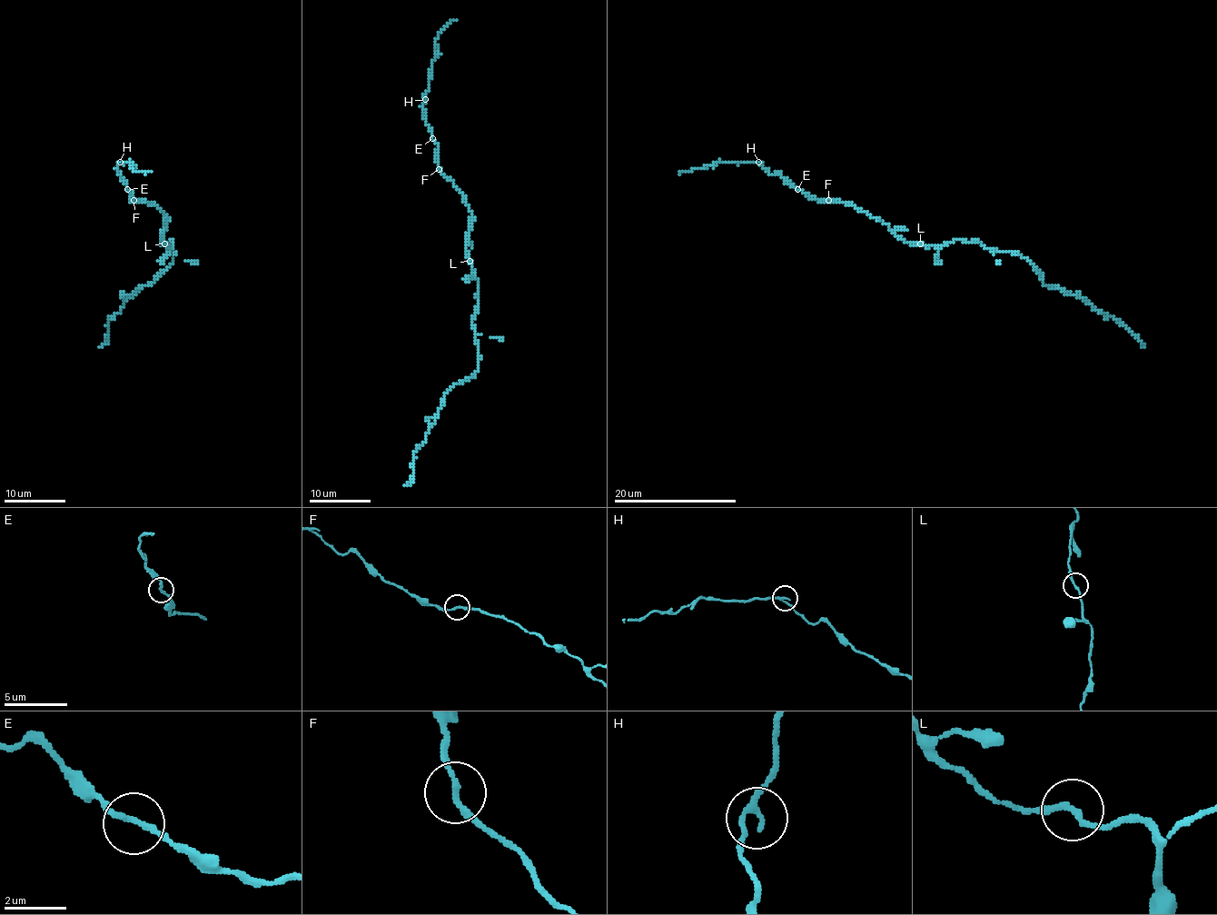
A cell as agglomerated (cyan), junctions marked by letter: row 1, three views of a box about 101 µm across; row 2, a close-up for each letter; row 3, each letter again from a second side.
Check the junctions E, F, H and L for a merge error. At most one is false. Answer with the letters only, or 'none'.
none

